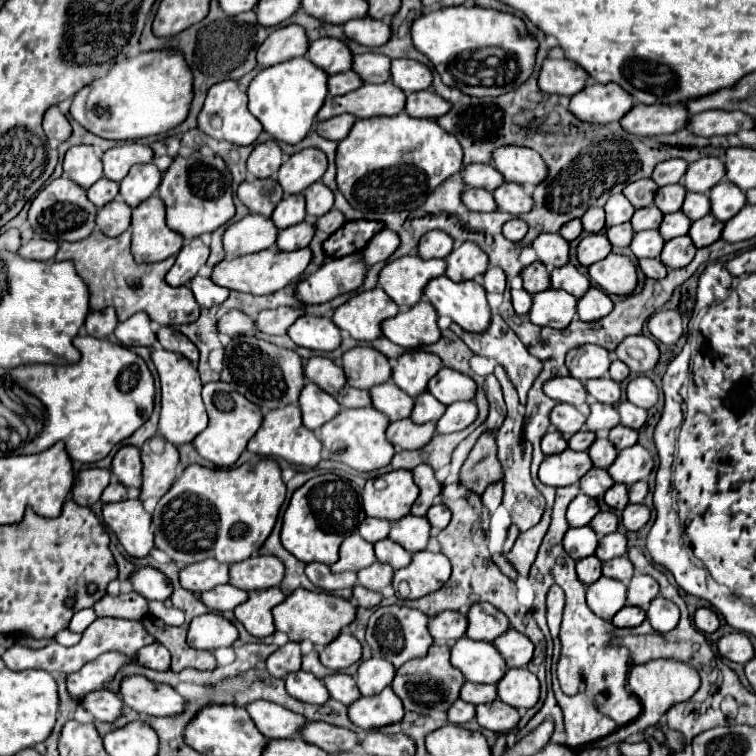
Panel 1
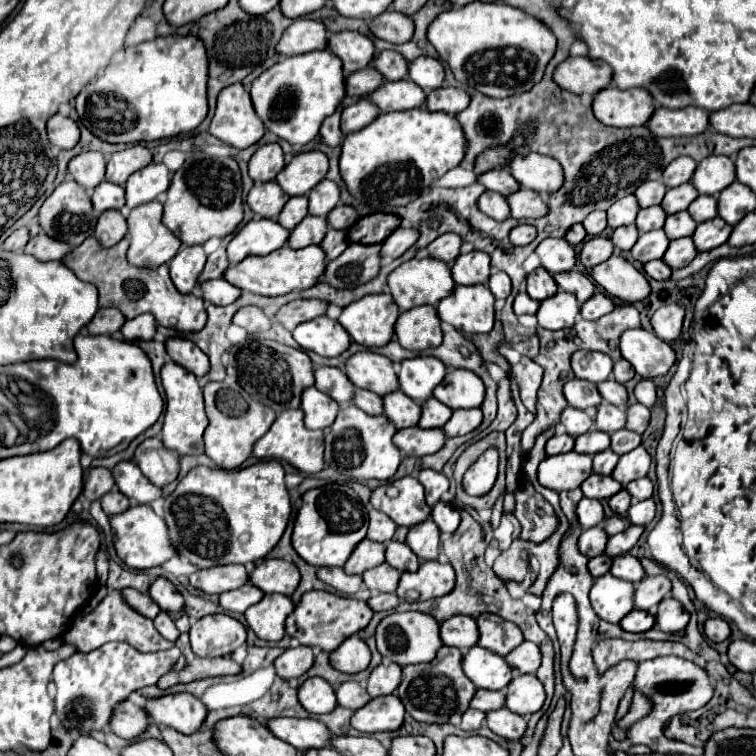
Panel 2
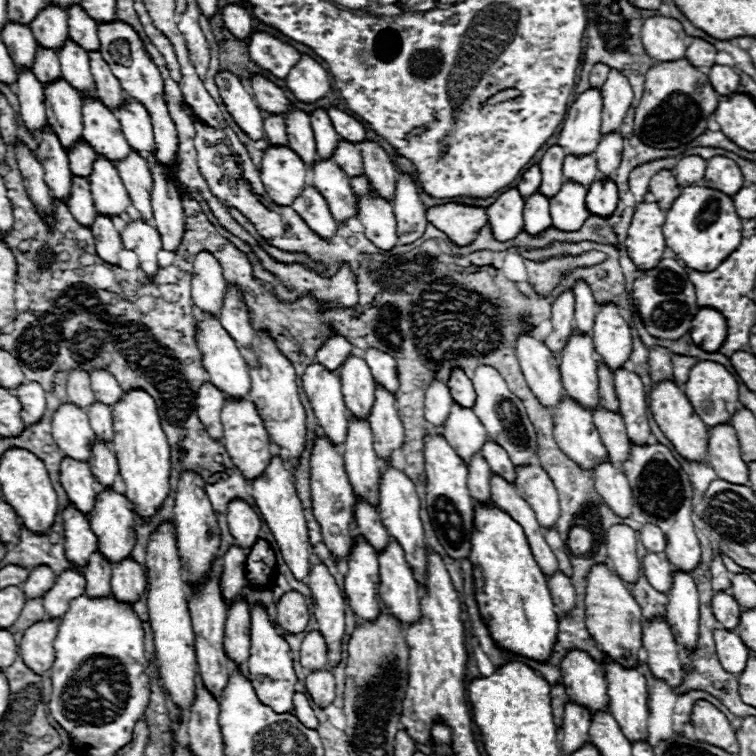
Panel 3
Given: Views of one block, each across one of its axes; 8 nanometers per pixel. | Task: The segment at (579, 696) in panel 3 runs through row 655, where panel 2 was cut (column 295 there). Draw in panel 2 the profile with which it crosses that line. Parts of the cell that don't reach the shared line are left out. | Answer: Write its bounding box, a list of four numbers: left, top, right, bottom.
[250,558,300,594]

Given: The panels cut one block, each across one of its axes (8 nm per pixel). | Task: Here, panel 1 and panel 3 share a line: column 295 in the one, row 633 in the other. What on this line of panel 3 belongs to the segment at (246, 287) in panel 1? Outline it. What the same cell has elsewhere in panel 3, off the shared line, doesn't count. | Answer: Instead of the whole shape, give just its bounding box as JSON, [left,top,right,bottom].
[248,604,298,712]

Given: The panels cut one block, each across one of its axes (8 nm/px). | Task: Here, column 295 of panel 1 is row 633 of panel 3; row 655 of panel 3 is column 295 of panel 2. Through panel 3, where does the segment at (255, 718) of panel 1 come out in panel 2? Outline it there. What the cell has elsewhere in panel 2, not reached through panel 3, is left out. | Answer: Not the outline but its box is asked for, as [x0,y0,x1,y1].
[266,718,330,750]

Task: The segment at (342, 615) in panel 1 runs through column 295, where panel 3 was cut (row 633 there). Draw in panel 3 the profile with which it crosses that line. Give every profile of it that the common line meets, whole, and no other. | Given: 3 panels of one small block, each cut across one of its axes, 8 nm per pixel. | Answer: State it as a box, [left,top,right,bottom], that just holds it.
[586,564,642,666]

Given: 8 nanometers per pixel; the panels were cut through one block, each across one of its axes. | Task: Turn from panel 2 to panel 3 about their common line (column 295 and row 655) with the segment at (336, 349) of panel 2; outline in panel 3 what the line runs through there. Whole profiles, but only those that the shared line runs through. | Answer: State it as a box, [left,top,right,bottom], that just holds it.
[306,562,344,668]

